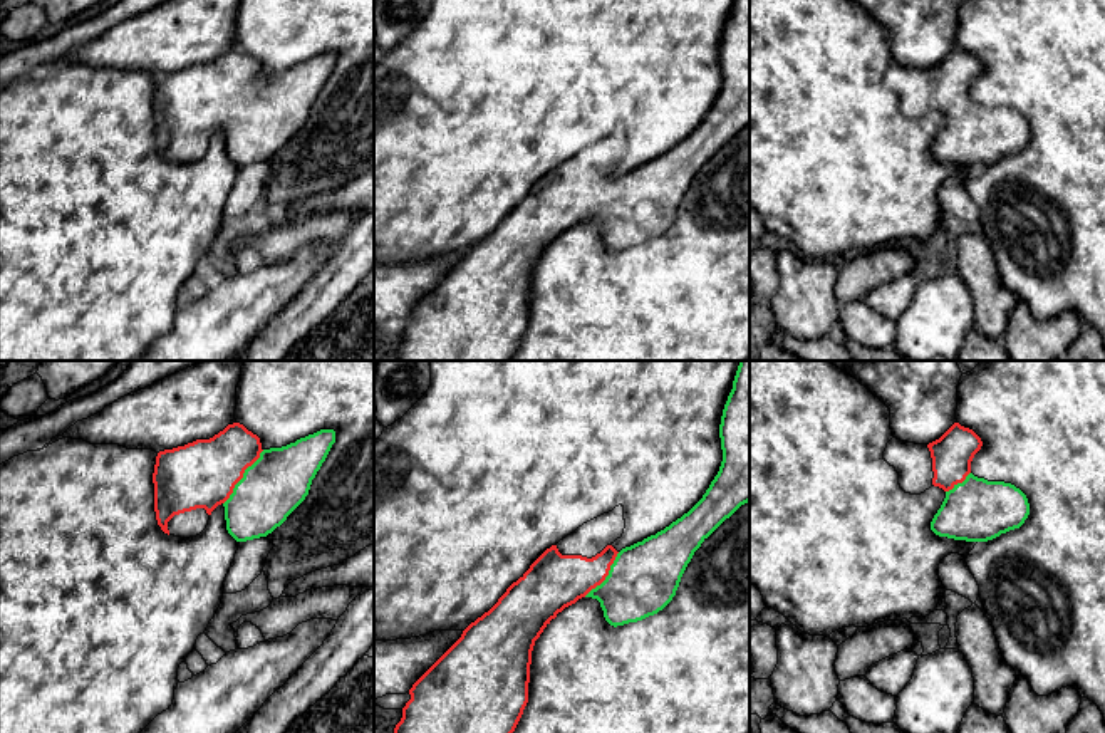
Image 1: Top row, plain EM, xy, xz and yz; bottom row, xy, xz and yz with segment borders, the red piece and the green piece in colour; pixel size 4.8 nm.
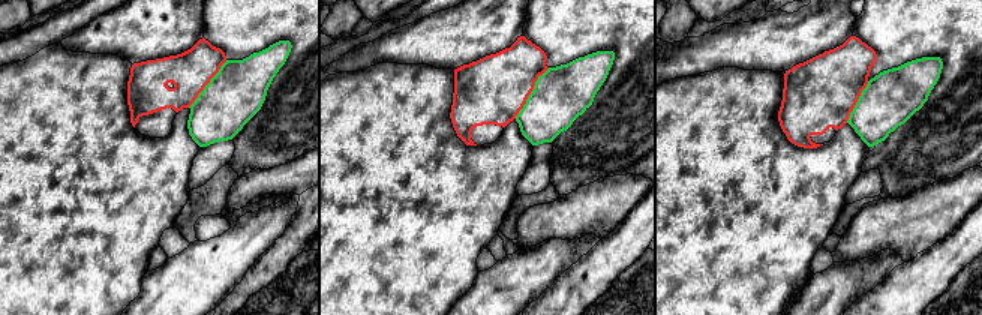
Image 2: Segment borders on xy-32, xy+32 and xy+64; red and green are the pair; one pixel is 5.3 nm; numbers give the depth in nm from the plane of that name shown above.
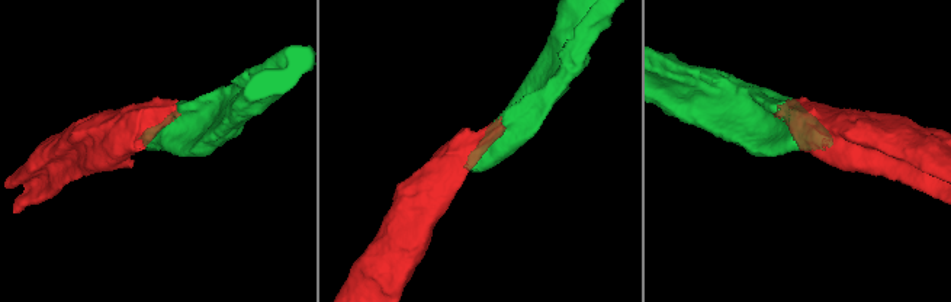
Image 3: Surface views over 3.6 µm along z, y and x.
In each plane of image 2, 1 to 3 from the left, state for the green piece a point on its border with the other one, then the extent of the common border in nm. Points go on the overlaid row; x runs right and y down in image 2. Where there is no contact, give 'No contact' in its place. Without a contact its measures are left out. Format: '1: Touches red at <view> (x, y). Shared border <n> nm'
1: Touches red at xy-32 (207, 83). Shared border 340 nm
2: Touches red at xy+32 (531, 90). Shared border 320 nm
3: Touches red at xy+64 (856, 101). Shared border 260 nm

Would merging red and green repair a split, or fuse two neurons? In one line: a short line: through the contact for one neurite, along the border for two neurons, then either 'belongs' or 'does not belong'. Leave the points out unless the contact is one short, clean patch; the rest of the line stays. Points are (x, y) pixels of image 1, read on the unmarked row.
belongs

